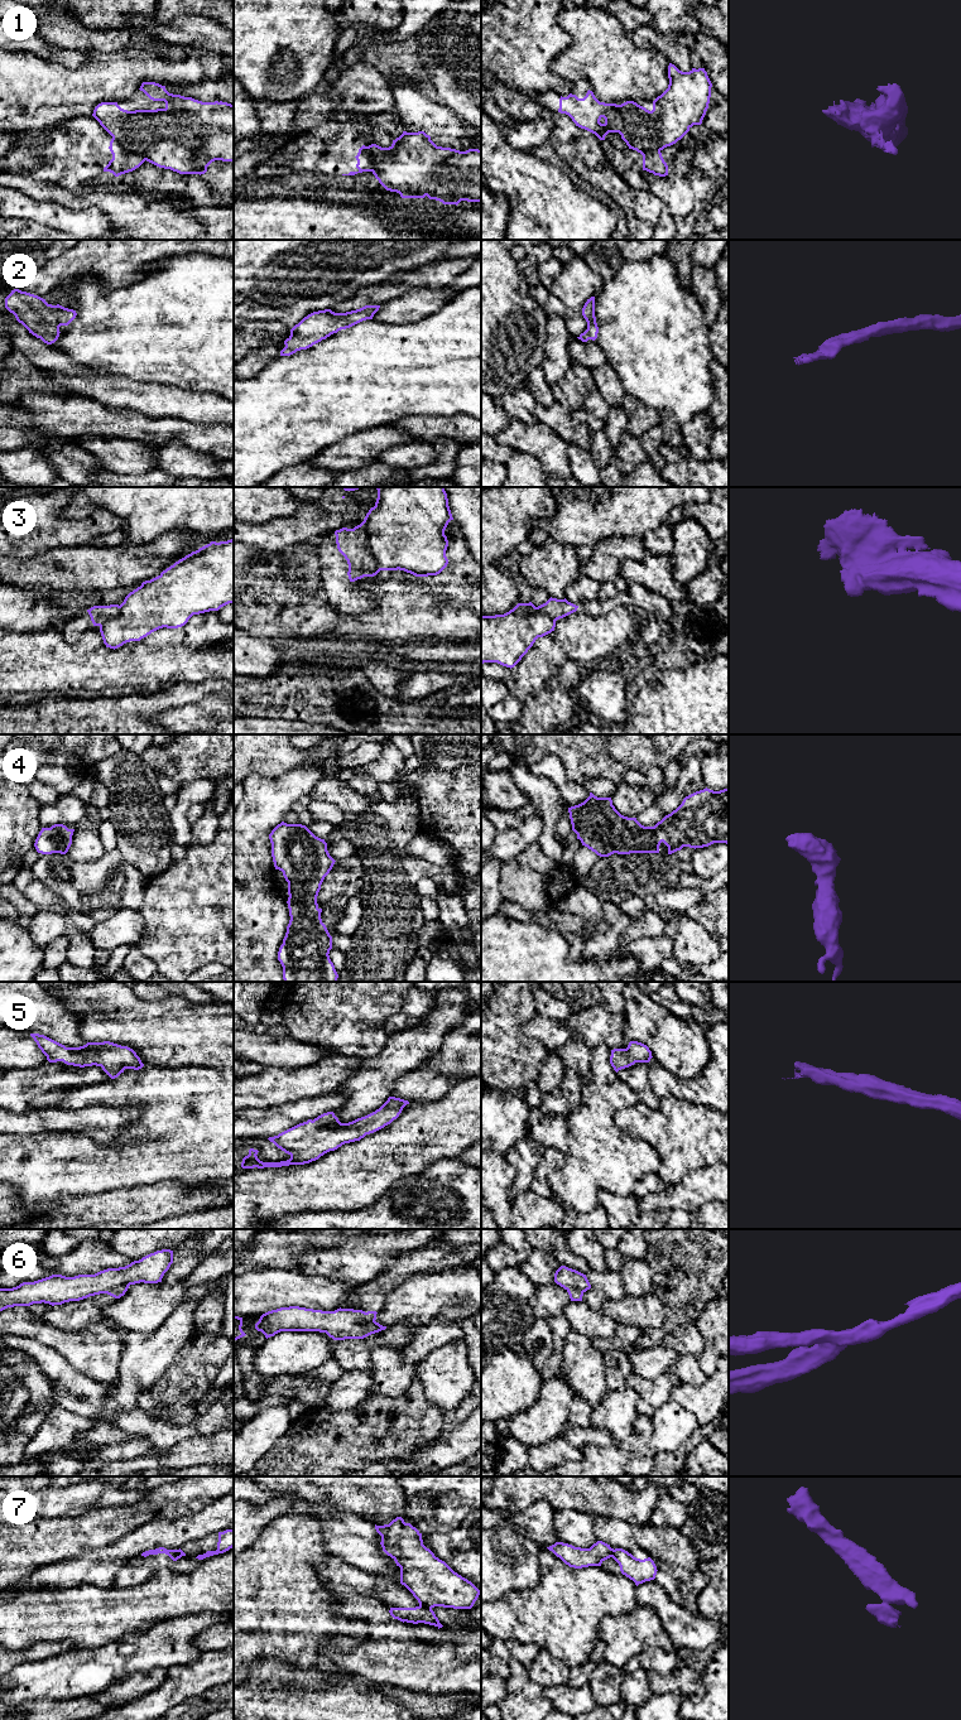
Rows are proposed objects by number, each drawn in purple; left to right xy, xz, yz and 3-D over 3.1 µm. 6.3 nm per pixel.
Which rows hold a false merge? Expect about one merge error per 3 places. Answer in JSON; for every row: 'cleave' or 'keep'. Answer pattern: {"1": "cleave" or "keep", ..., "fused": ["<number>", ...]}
{"1": "cleave", "2": "keep", "3": "cleave", "4": "keep", "5": "keep", "6": "cleave", "7": "cleave", "fused": ["1", "3", "6", "7"]}

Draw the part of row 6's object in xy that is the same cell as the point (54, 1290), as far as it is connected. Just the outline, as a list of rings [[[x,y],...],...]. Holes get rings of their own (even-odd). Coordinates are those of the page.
[[[162,1249],[134,1261],[125,1267],[107,1268],[95,1275],[49,1277],[23,1282],[13,1288],[0,1288],[0,1311],[33,1304],[62,1305],[90,1296],[107,1293],[121,1285],[158,1283],[173,1263],[173,1251]]]

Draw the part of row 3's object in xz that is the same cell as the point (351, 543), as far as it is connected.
[[[360,524],[354,529],[342,527],[335,531],[338,551],[349,564],[349,579],[355,582],[364,577],[374,577],[380,569],[367,549],[367,536]]]

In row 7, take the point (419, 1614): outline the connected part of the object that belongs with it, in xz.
[[[422,1605],[415,1608],[390,1608],[389,1613],[394,1619],[398,1619],[403,1623],[424,1623],[434,1625],[438,1629],[443,1627],[436,1617],[434,1611]]]

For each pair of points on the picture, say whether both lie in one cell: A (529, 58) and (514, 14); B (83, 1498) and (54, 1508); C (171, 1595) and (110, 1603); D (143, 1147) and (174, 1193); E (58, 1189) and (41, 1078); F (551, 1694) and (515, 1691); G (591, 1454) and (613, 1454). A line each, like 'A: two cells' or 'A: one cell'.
A: one cell
B: one cell
C: one cell
D: two cells
E: two cells
F: two cells
G: one cell

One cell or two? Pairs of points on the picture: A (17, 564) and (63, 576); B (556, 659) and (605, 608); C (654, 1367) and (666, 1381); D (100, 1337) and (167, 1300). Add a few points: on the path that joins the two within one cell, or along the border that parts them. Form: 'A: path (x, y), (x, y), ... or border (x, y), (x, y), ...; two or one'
A: path (28, 572), (52, 572); one
B: border (618, 605), (602, 615), (586, 615), (578, 608); two
C: border (633, 1371), (650, 1379), (668, 1373); two
D: border (105, 1321), (110, 1326); two

